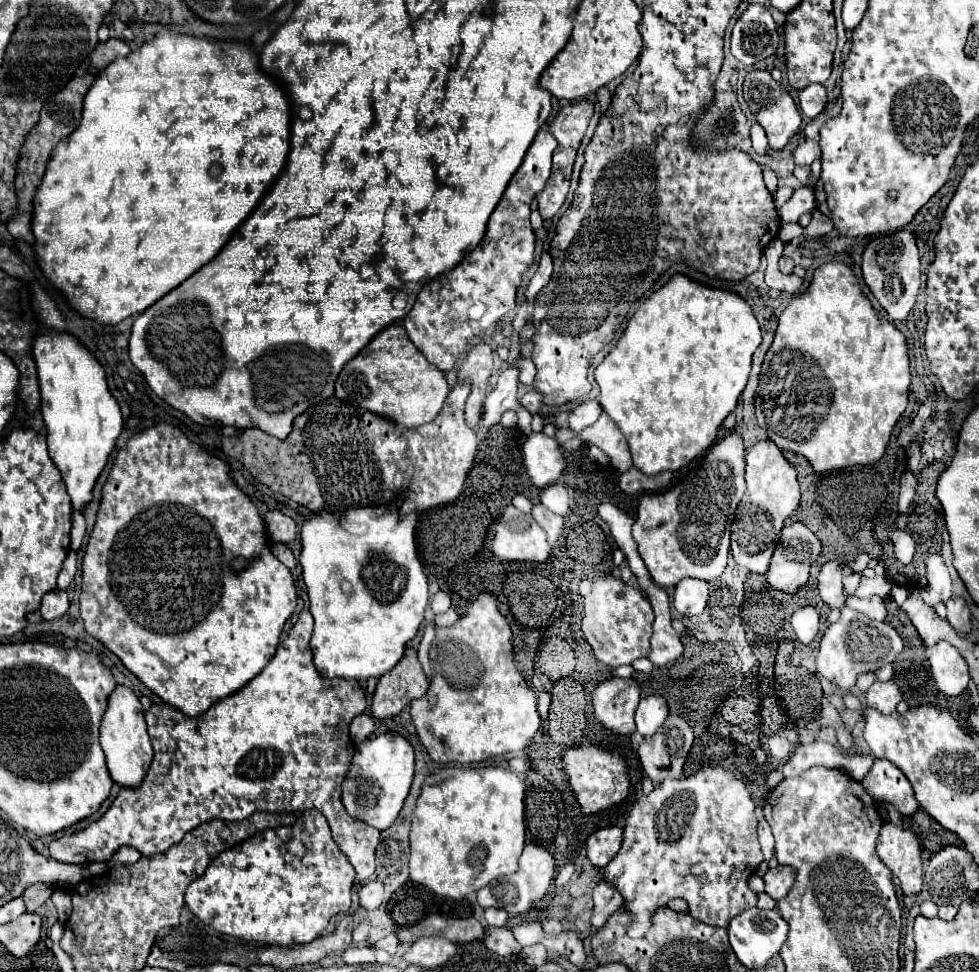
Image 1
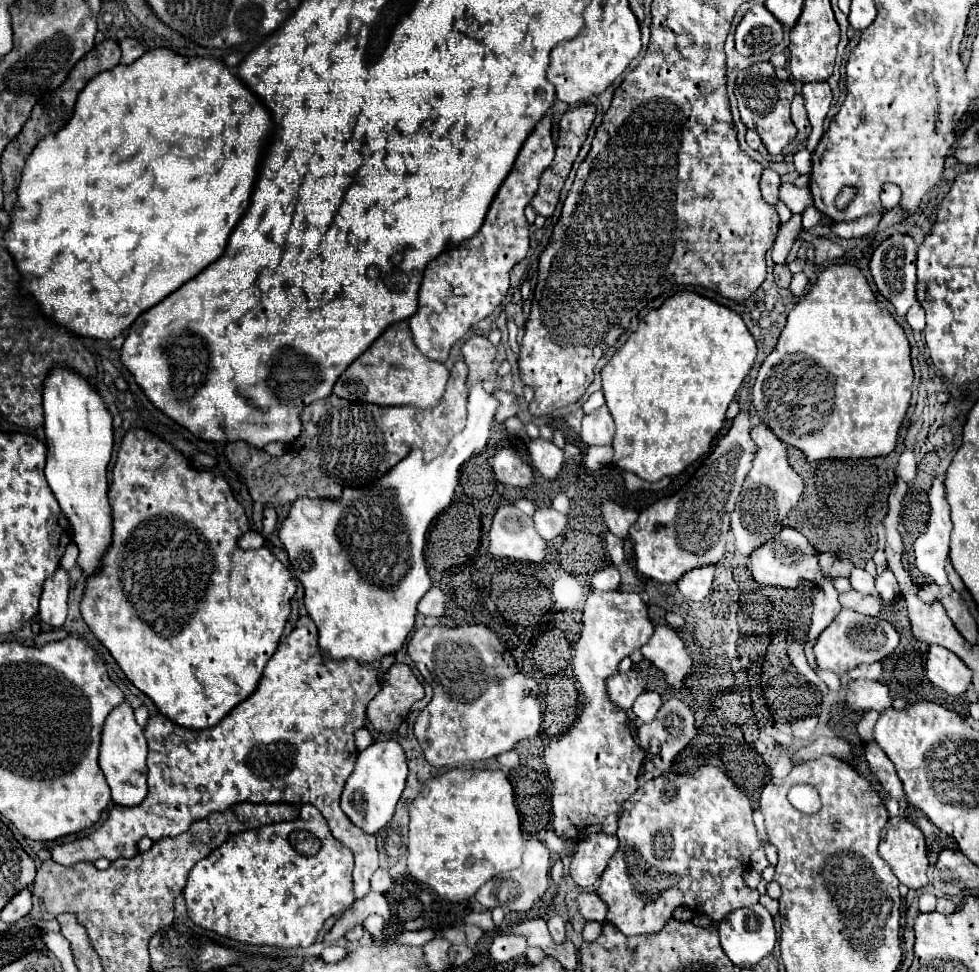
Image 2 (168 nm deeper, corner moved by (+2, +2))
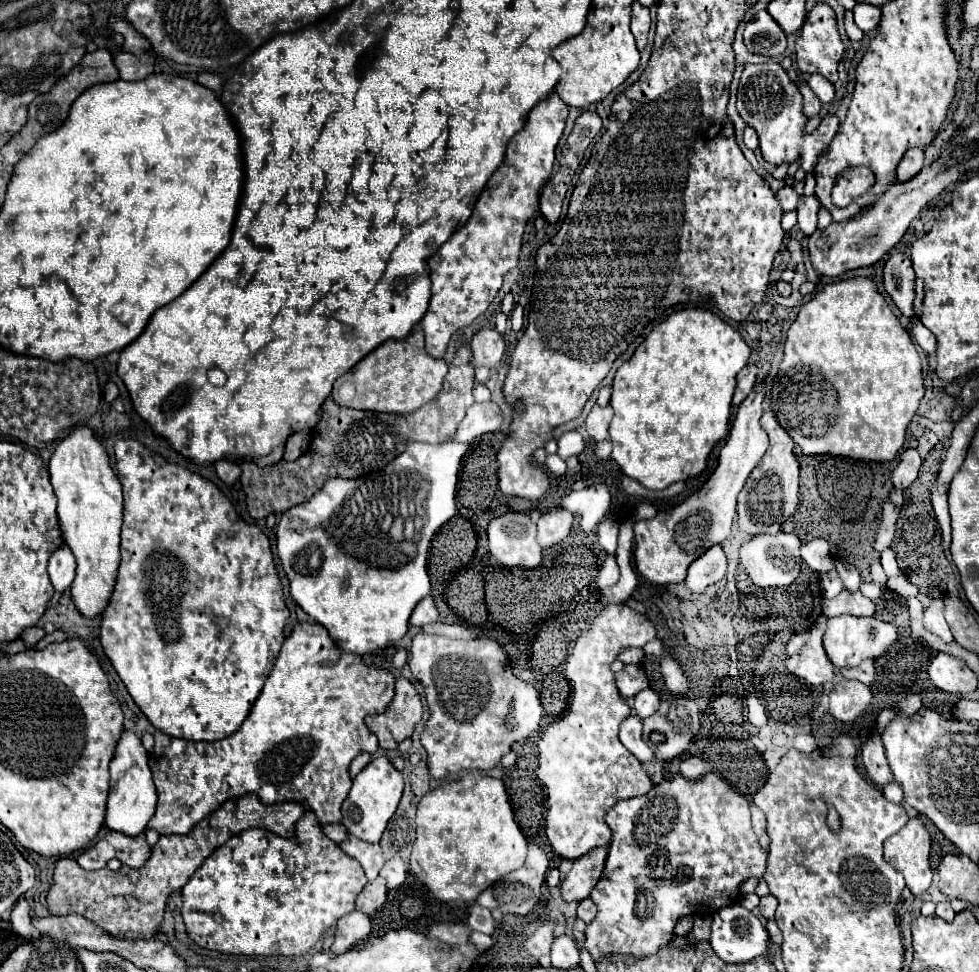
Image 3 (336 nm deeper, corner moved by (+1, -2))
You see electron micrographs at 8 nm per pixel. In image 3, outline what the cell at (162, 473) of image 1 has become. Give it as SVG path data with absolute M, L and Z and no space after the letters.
M119 439L115 443L115 465L117 465L117 477L123 485L123 497L125 497L125 509L123 509L123 527L121 527L121 567L117 585L113 591L113 599L109 601L109 609L101 615L101 645L109 661L113 663L117 675L125 683L129 695L139 705L139 709L145 713L145 717L151 721L151 725L171 737L181 737L189 741L217 741L233 735L245 717L249 715L255 699L259 697L265 679L271 673L271 667L277 661L279 649L285 641L283 627L289 619L289 611L285 607L283 587L281 579L275 569L275 561L271 555L269 539L257 525L247 525L241 521L229 503L229 499L219 491L219 487L181 467L165 461L161 455L151 453L147 447L143 447L139 441L133 439Z

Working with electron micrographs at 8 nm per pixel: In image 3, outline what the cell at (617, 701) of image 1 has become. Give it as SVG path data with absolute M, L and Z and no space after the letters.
M635 663L625 665L619 673L615 673L615 683L621 697L625 699L631 699L633 695L637 695L637 691L649 687L645 671L641 669L641 665L635 665Z

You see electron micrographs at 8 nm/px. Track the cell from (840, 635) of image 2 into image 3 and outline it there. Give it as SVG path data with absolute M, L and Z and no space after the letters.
M839 615L827 619L827 631L823 637L825 651L835 667L855 667L865 659L877 659L897 641L897 629L891 623L879 621L875 617L853 617Z

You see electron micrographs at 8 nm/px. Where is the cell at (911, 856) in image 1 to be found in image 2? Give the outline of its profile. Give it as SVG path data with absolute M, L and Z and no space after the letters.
M900 817L888 819L878 851L898 875L900 883L904 883L908 889L916 891L928 883L928 857L924 835L910 821Z

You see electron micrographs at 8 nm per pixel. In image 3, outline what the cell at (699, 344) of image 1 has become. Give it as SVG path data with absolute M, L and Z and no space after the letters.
M683 309L657 325L613 379L611 407L615 415L609 425L609 439L613 443L611 457L621 471L647 489L665 489L675 481L699 475L715 443L729 433L735 377L747 365L749 353L751 349L743 337L705 309Z

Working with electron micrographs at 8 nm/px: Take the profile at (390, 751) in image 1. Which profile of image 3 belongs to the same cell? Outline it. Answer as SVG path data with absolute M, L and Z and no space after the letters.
M387 757L373 759L353 779L353 787L347 795L347 799L343 801L343 811L341 811L343 825L357 839L363 839L367 843L377 843L381 839L389 819L393 817L393 813L397 809L397 803L401 799L401 791L403 791L403 775L389 763L389 759Z

